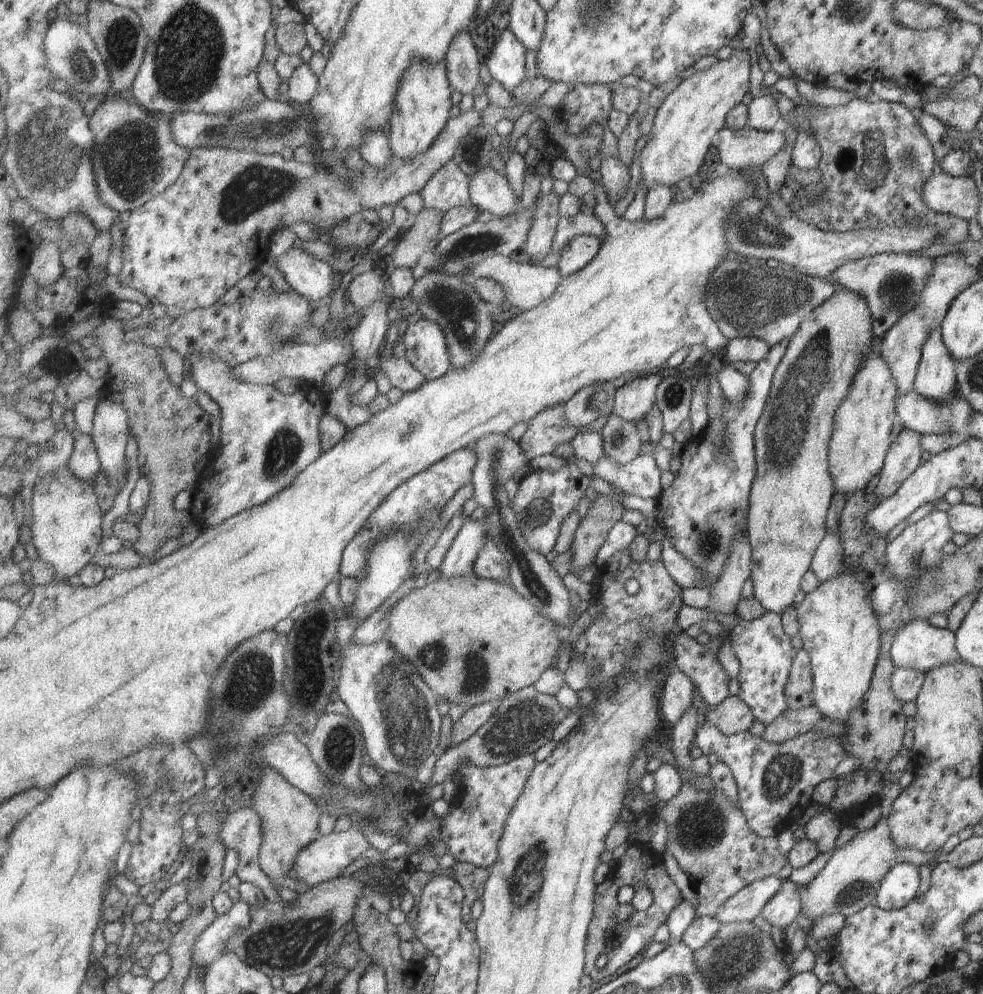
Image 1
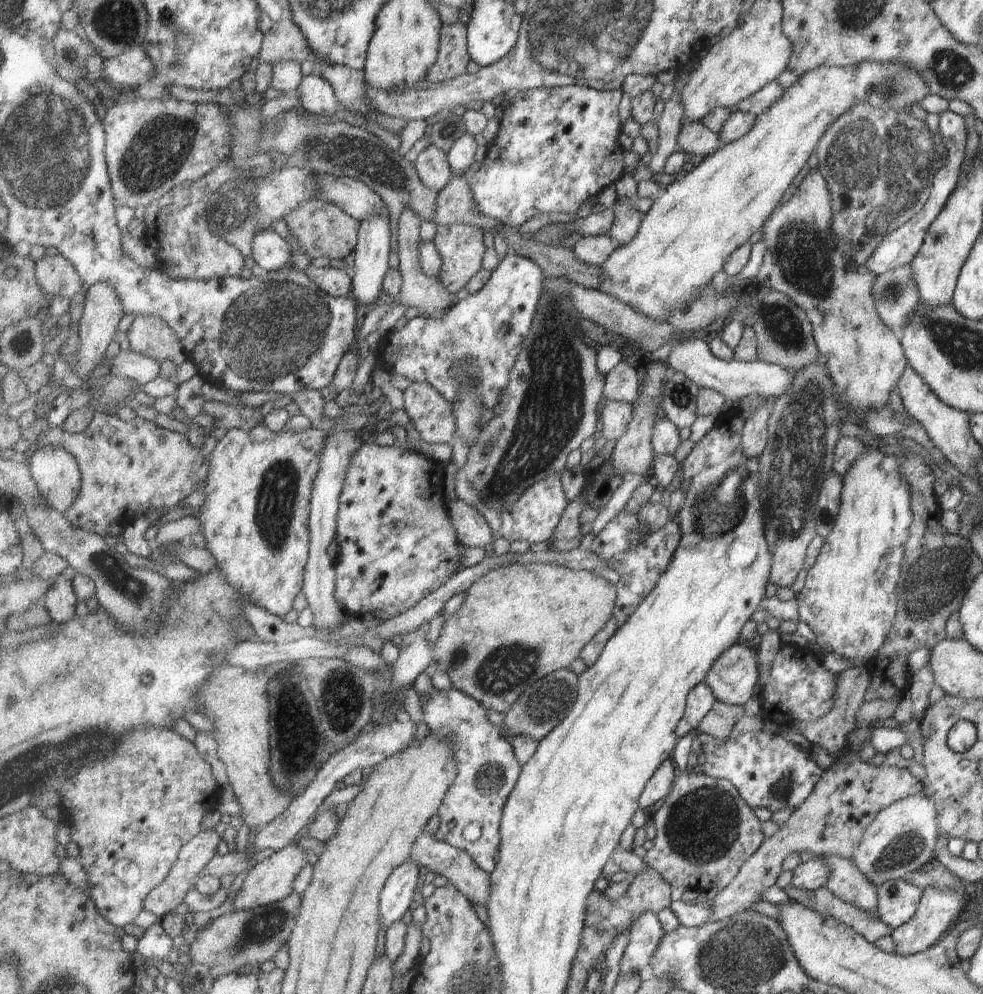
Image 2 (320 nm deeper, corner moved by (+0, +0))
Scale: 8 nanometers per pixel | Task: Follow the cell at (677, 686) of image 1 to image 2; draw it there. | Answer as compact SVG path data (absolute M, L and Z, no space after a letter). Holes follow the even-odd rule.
M705 682L698 684L690 692L686 702L686 715L679 721L677 733L679 738L691 730L699 731L703 719L713 710L716 698L712 688Z

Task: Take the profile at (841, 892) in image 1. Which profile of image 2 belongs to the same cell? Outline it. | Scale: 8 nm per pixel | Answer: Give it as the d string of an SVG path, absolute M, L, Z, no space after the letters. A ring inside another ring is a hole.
M925 795L900 798L877 812L860 836L852 854L853 864L874 887L886 880L903 879L932 856L938 837L936 810Z

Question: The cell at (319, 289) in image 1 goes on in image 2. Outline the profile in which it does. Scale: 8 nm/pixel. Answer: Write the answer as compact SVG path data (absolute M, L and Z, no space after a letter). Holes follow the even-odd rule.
M271 229L258 230L254 234L252 253L263 273L284 270L292 261L291 244Z

